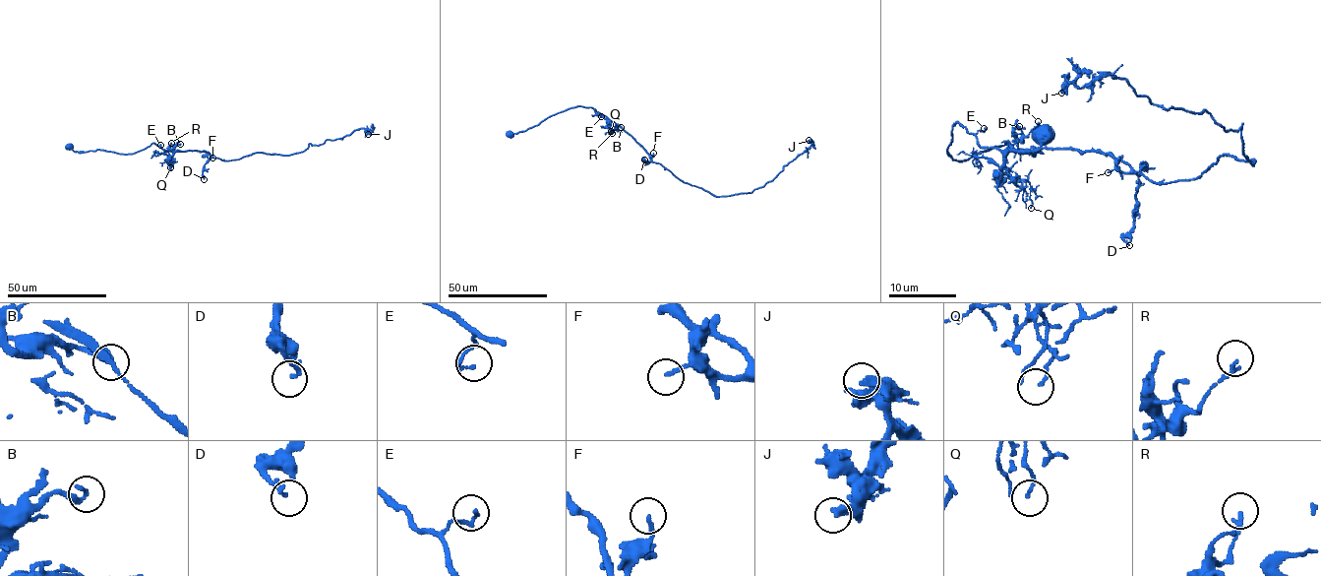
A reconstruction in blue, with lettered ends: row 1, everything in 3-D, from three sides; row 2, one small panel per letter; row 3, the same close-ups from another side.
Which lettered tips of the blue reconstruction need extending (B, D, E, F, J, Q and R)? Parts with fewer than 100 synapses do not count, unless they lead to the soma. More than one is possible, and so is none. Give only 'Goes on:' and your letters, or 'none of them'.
Goes on: none of them

